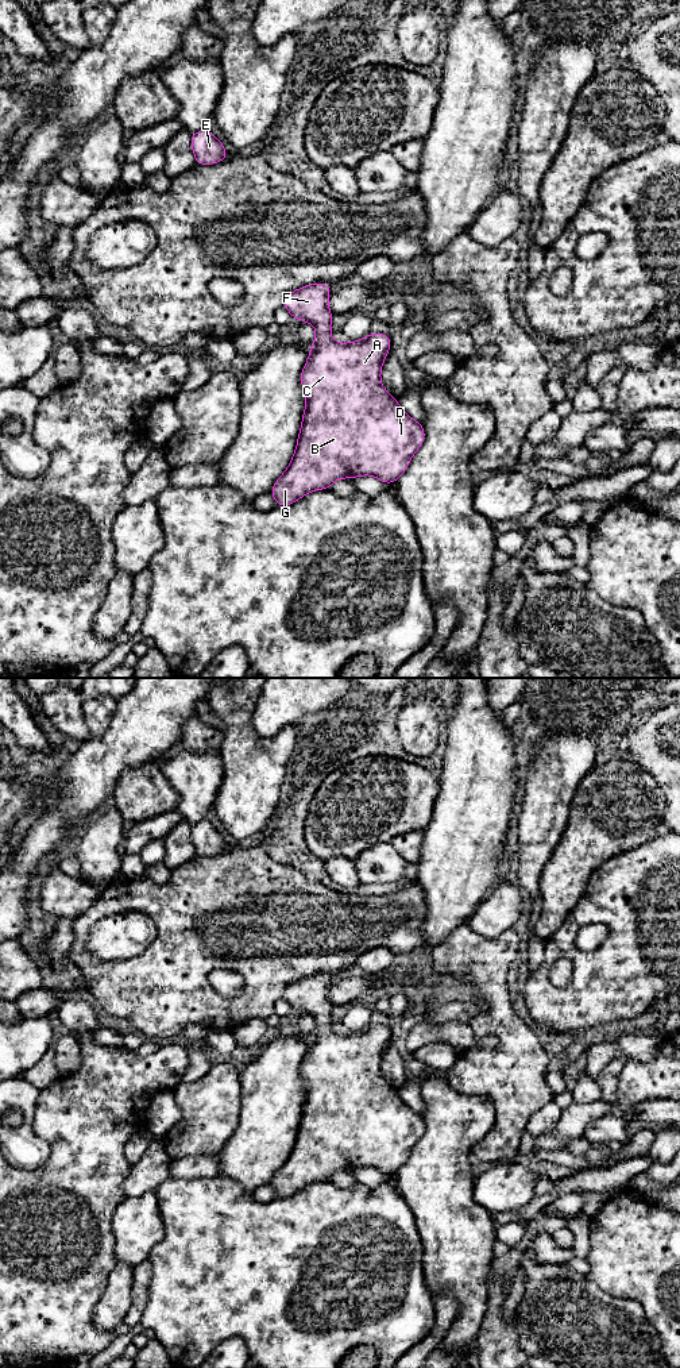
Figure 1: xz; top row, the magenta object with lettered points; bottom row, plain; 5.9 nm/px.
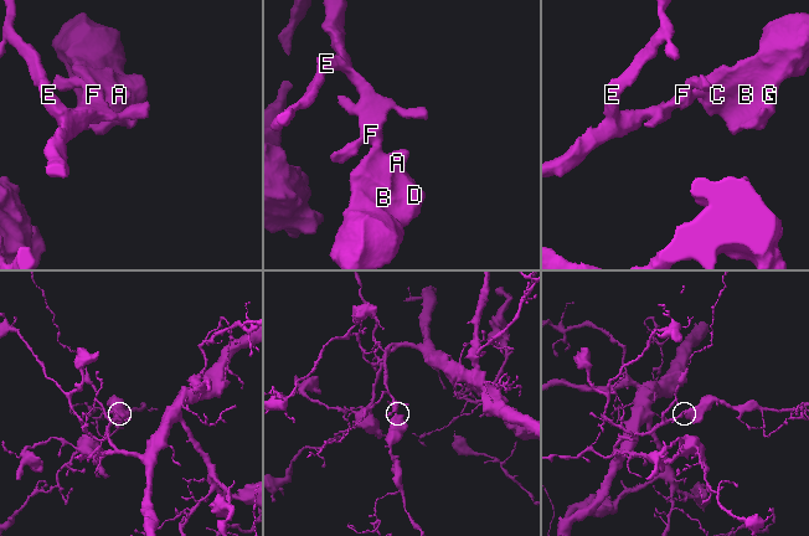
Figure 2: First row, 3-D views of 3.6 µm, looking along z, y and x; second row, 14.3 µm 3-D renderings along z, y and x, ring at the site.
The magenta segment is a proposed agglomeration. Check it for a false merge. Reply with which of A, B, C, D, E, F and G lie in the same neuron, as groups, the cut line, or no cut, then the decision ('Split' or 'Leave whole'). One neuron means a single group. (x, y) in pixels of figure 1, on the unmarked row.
Groups: A B C D E F G. No split. Leave whole

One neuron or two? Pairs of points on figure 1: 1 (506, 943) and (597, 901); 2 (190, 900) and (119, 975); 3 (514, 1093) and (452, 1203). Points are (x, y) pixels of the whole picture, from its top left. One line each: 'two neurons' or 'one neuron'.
1: two neurons
2: one neuron
3: two neurons

